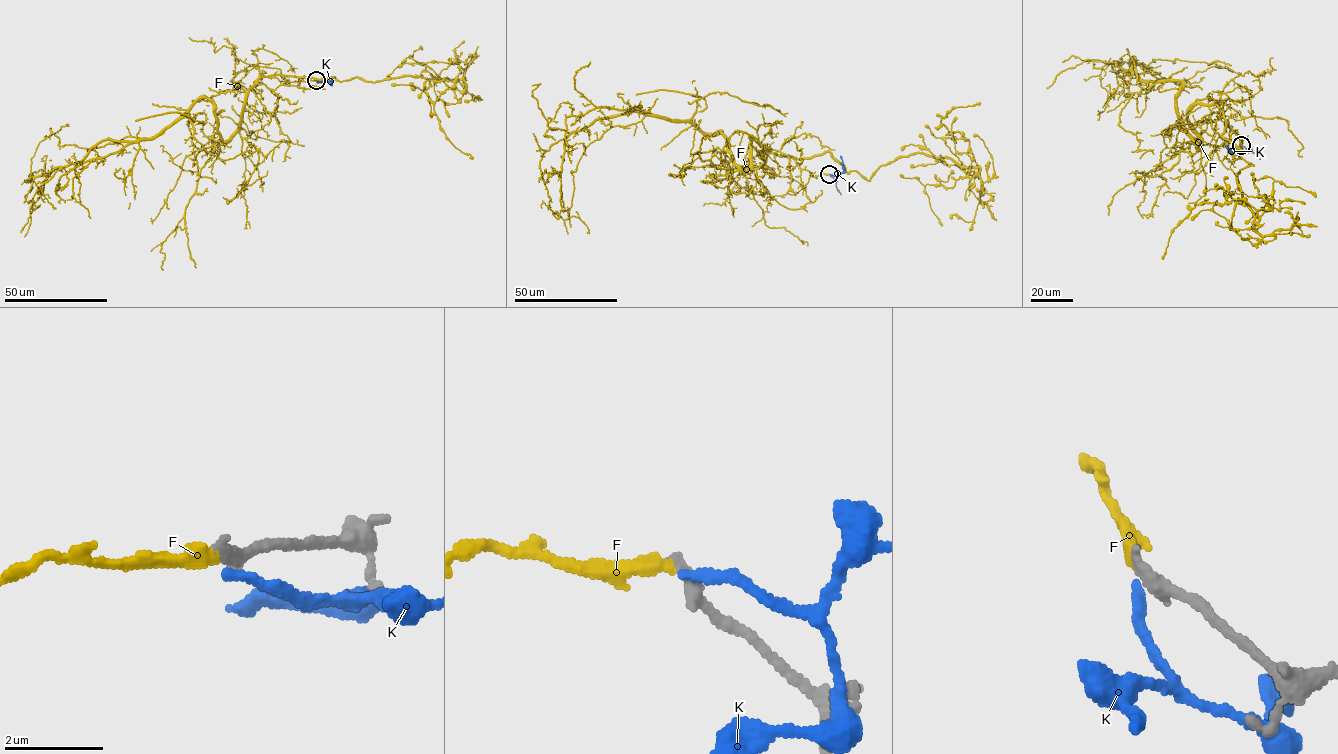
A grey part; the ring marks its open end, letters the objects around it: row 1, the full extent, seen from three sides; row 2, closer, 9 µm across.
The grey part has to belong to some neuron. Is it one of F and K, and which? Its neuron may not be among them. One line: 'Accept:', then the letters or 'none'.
Accept: F

